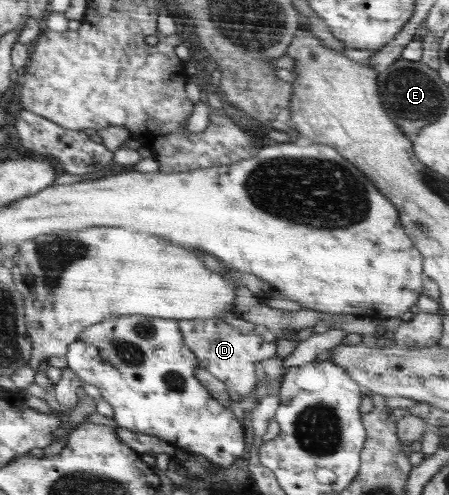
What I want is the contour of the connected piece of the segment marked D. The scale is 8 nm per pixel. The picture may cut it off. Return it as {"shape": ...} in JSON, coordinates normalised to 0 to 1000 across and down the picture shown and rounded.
{"shape":[[[497,644],[401,646],[399,657],[416,703],[430,707],[450,743],[457,743],[477,764],[492,768],[506,786],[523,790],[539,804],[548,804],[559,788],[568,788],[563,731],[617,719],[619,695],[612,689],[592,691],[584,677],[572,677],[568,669],[539,675]]]}

